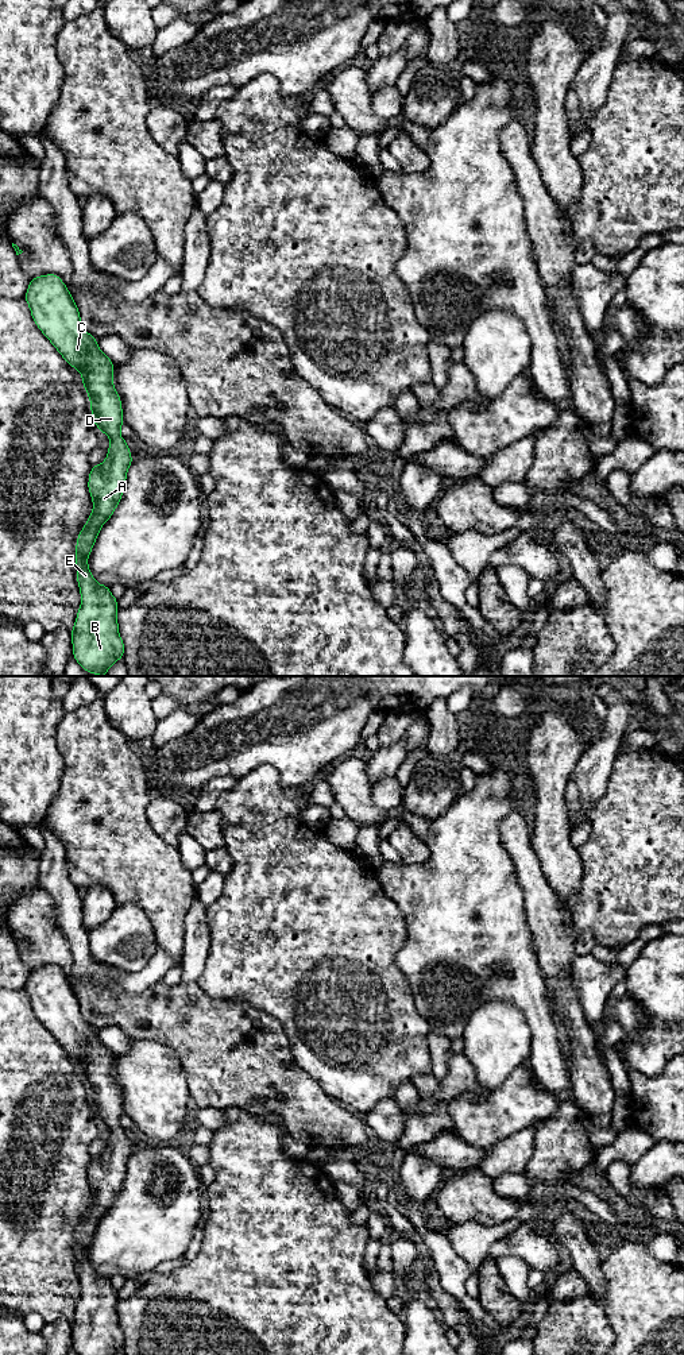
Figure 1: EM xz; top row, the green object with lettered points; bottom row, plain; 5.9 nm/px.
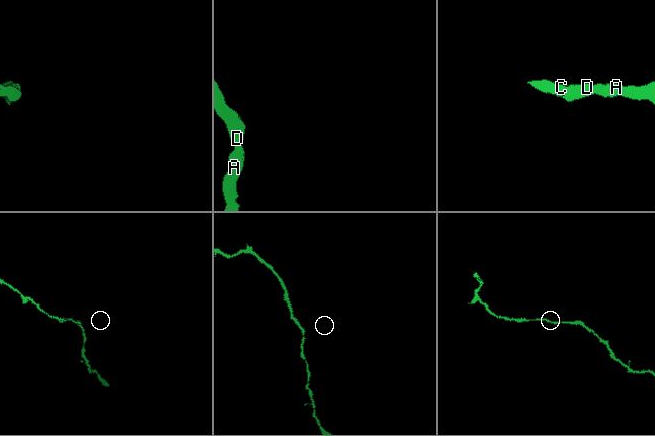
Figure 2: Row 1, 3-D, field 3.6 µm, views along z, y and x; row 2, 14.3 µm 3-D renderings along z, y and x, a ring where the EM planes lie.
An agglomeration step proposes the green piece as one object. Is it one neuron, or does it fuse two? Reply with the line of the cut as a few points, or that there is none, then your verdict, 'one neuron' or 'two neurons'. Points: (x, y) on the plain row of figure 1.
cut none; one neuron

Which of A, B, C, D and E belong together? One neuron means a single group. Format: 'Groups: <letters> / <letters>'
Groups: A B C D E

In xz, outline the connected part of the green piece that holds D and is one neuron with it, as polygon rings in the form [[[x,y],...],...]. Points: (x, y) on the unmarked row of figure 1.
[[[46,965],[31,969],[24,991],[28,993],[31,1007],[42,1024],[58,1041],[66,1054],[81,1063],[82,1076],[90,1090],[93,1112],[112,1131],[107,1150],[100,1157],[92,1157],[89,1165],[88,1180],[93,1190],[93,1202],[80,1223],[76,1236],[76,1266],[81,1283],[81,1297],[70,1324],[73,1347],[78,1355],[115,1355],[124,1347],[124,1333],[119,1327],[117,1316],[117,1290],[111,1285],[109,1278],[98,1275],[93,1270],[88,1258],[88,1247],[101,1217],[111,1209],[123,1188],[127,1162],[134,1153],[127,1132],[120,1128],[124,1111],[121,1090],[113,1078],[113,1053],[100,1042],[97,1030],[82,1019],[78,999],[61,968]]]

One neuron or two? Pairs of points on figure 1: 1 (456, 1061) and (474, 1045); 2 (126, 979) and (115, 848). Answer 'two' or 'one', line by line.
1: two
2: two

